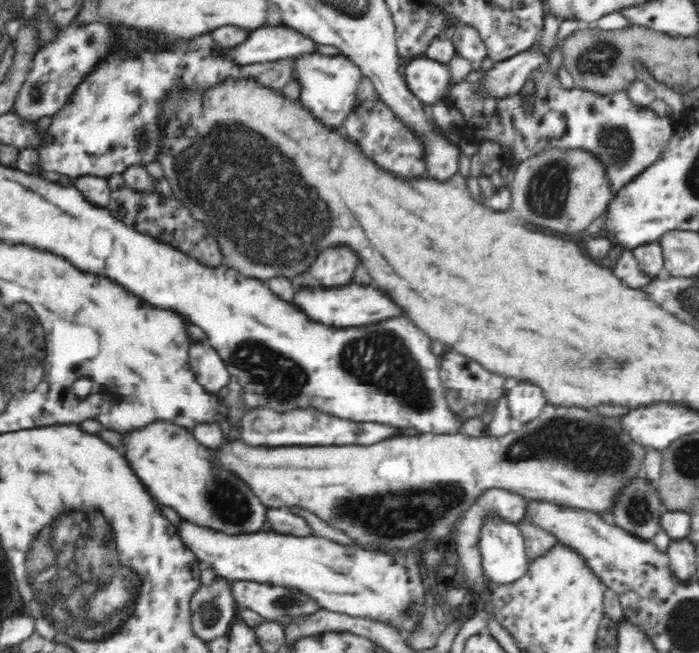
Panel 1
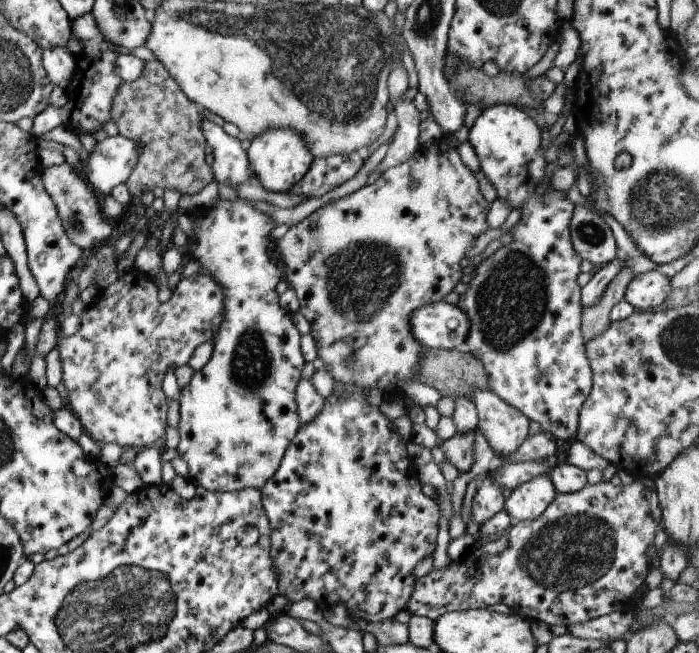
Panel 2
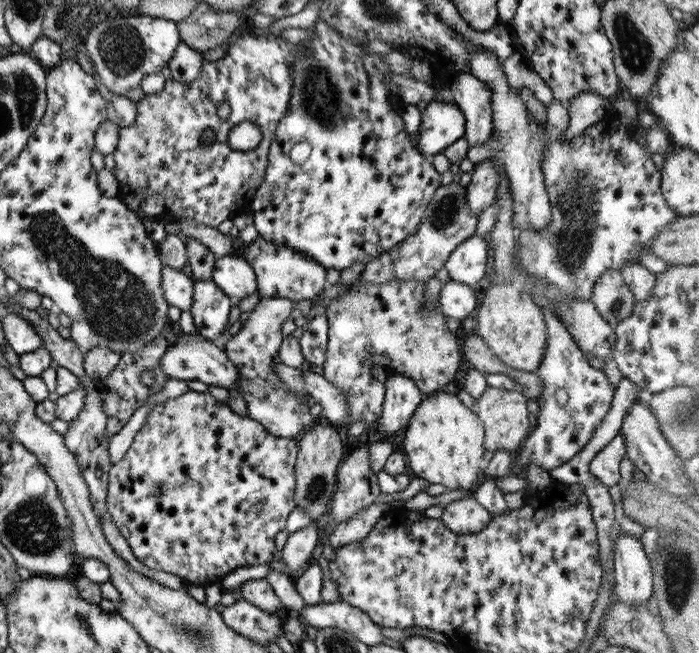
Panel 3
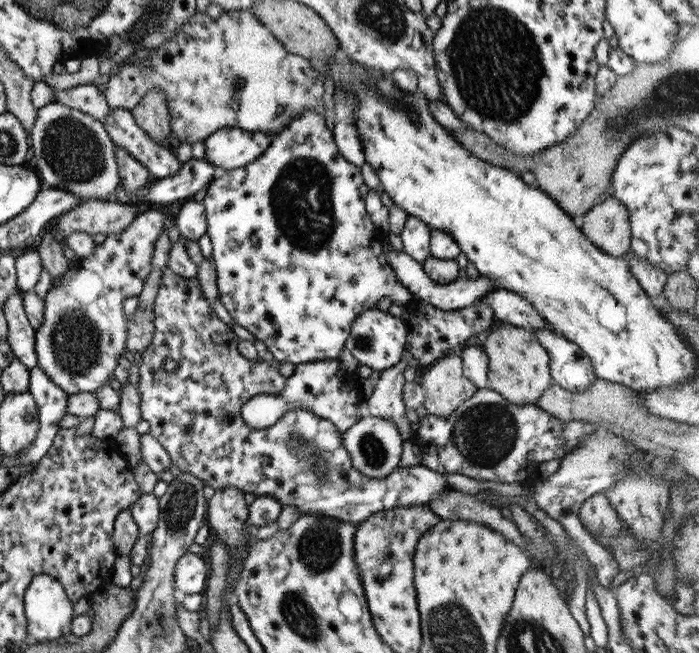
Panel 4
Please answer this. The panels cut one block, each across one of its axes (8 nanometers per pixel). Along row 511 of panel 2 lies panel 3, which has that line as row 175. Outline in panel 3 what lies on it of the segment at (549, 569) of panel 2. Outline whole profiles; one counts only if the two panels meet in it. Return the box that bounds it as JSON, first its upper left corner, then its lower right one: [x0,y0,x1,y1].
[518,122,677,300]

